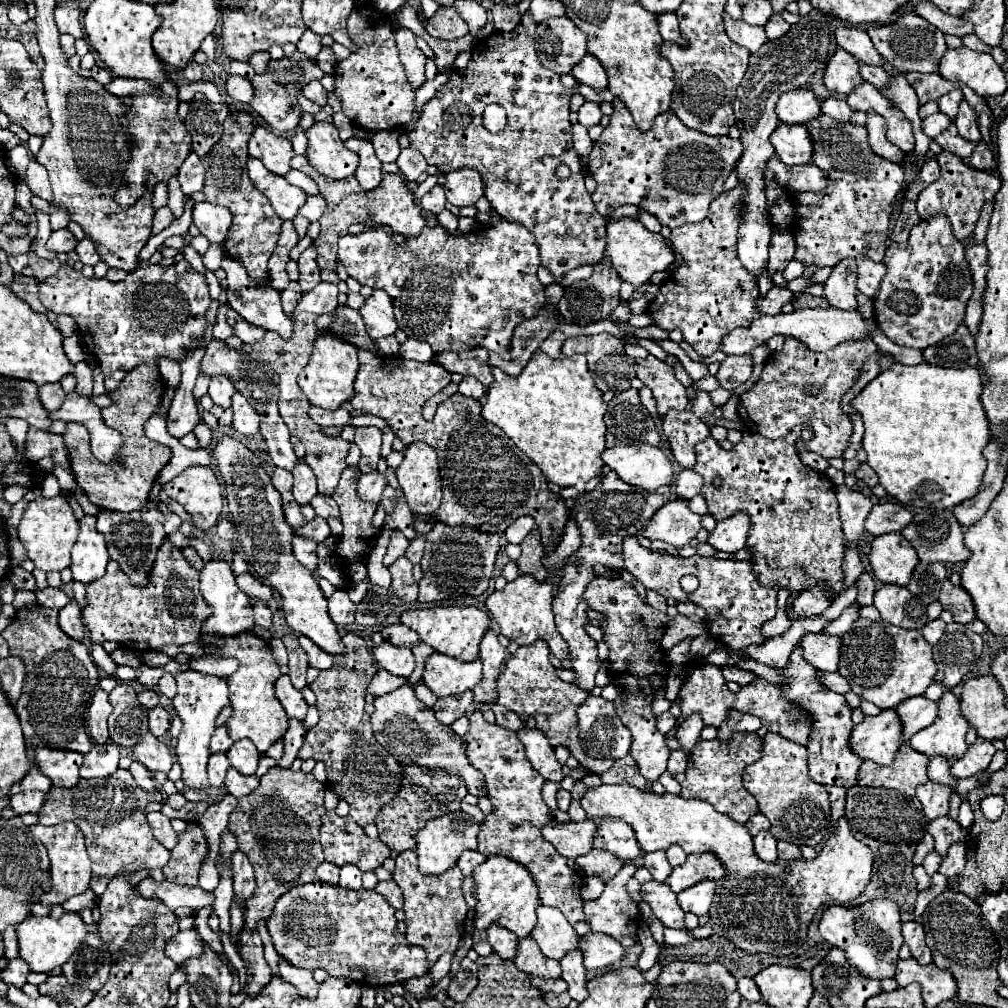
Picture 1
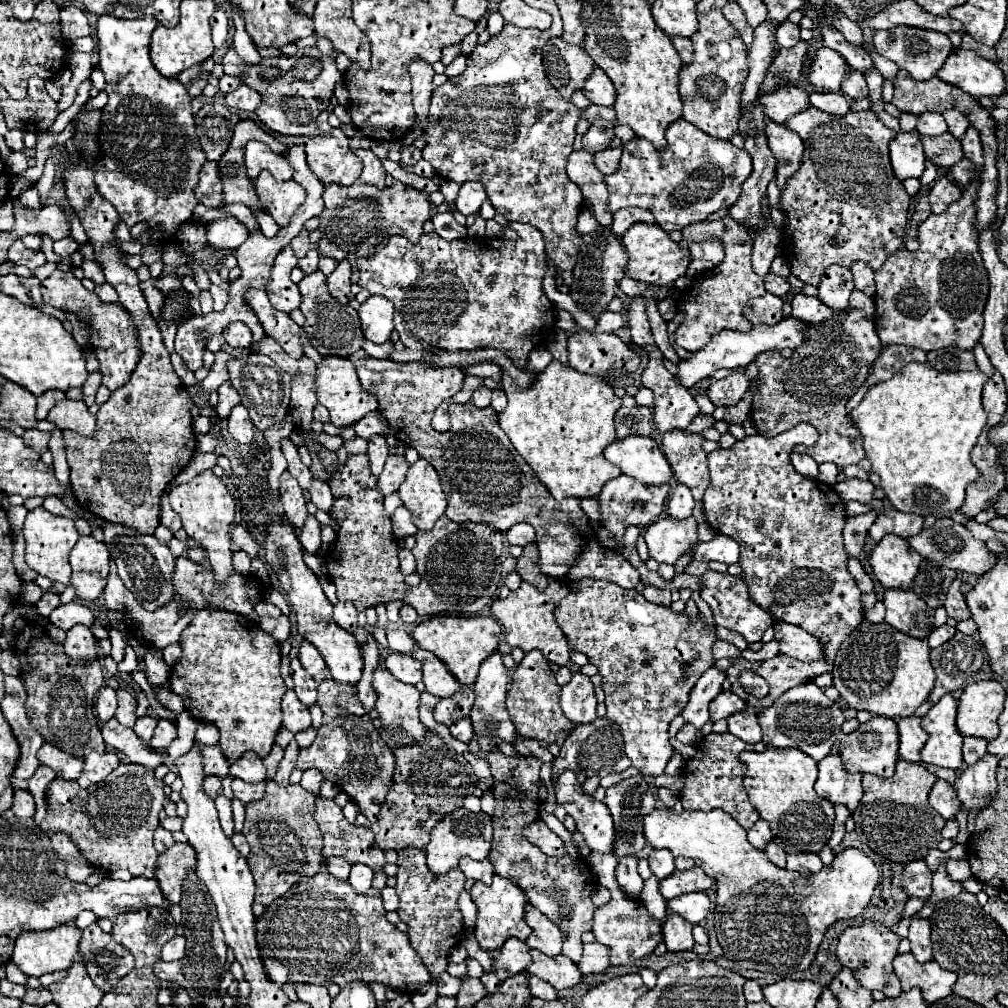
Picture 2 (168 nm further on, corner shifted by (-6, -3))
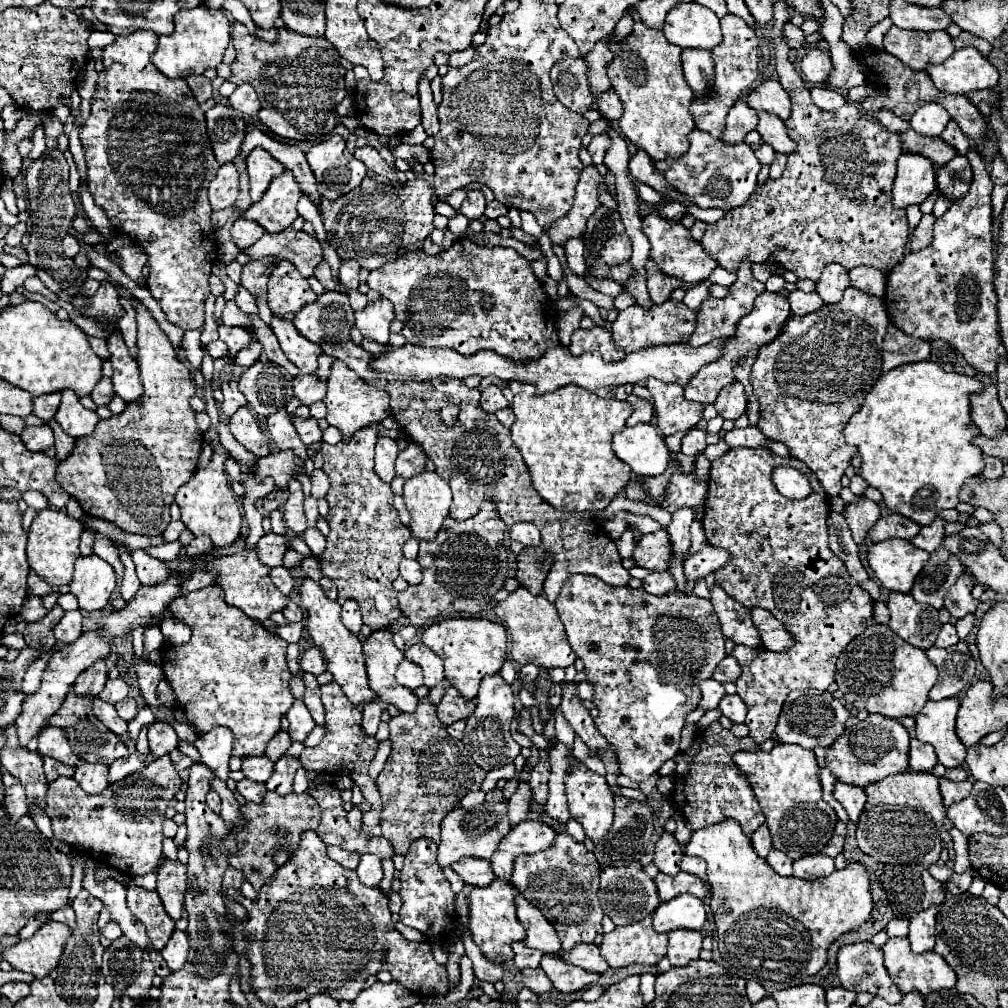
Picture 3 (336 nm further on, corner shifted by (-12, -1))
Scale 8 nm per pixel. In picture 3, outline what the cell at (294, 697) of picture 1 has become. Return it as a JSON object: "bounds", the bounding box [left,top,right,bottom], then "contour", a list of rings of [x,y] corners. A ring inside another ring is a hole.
{"bounds":[286,701,316,741],"contour":[[[294,701],[294,705],[286,713],[286,717],[290,721],[288,735],[290,735],[292,741],[304,741],[306,735],[316,727],[314,719],[310,717],[310,711],[304,707],[302,701]]]}

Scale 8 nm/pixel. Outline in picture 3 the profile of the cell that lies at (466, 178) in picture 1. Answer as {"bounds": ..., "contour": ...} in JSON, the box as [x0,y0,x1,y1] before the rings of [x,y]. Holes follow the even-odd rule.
{"bounds":[460,191,486,219],"contour":[[[468,191],[468,197],[464,199],[460,213],[466,215],[468,219],[478,219],[484,215],[484,207],[486,207],[486,199],[482,191]]]}

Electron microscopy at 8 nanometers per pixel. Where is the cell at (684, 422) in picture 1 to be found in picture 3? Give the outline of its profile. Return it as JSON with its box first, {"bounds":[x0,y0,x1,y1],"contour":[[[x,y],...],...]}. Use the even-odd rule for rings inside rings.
{"bounds":[660,463,706,513],"contour":[[[674,463],[674,473],[670,479],[670,485],[666,487],[664,499],[660,501],[660,507],[666,509],[668,513],[674,513],[676,509],[682,507],[698,507],[704,505],[706,501],[706,483],[698,483],[696,475],[684,475]]]}

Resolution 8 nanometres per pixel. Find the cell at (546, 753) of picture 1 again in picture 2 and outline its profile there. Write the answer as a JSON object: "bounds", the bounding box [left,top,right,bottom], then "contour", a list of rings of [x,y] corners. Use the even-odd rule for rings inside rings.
{"bounds":[554,769,616,853],"contour":[[[570,769],[562,771],[560,777],[554,779],[554,791],[558,803],[562,803],[574,817],[588,847],[598,853],[614,853],[616,829],[606,803],[584,795],[582,785],[576,781],[576,773]]]}

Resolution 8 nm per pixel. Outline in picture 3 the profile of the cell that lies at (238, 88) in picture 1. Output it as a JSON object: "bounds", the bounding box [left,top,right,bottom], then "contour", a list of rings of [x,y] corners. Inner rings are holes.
{"bounds":[228,83,260,117],"contour":[[[246,83],[246,85],[238,85],[236,91],[228,97],[228,103],[230,103],[234,109],[242,111],[244,115],[248,115],[248,117],[256,117],[258,111],[260,111],[258,95],[256,95],[254,87],[248,85],[248,83]]]}

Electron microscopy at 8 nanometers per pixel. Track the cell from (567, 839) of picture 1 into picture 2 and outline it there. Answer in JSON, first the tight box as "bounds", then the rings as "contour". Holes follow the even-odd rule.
{"bounds":[522,821,566,857],"contour":[[[544,821],[530,823],[522,833],[526,833],[526,839],[530,839],[530,843],[536,845],[542,853],[546,853],[550,857],[564,857],[566,855],[564,841],[554,831],[550,831]]]}

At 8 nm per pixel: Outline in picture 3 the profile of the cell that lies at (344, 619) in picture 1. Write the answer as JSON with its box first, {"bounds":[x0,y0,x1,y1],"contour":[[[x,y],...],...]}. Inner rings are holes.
{"bounds":[342,601,362,635],"contour":[[[346,601],[342,605],[342,621],[348,627],[348,631],[352,631],[354,635],[360,633],[362,627],[362,615],[360,615],[360,607],[356,601]]]}

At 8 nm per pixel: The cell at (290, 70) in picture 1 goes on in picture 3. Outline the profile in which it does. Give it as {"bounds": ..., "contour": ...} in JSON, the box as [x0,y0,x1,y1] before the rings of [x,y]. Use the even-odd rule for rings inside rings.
{"bounds":[228,21,346,141],"contour":[[[234,21],[232,45],[236,47],[236,61],[228,81],[234,85],[250,83],[260,99],[258,119],[274,135],[292,141],[318,141],[322,135],[334,131],[338,123],[336,107],[346,97],[340,53],[324,37],[304,37],[282,27],[274,43],[262,41],[248,33],[248,29]]]}

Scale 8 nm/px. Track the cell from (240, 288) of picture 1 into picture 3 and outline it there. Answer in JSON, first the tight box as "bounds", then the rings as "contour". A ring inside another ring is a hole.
{"bounds":[272,317,322,373],"contour":[[[272,317],[272,329],[288,361],[292,361],[302,373],[314,373],[318,369],[318,357],[322,355],[320,345],[310,343],[302,335],[296,335],[292,321],[282,321],[278,317]]]}

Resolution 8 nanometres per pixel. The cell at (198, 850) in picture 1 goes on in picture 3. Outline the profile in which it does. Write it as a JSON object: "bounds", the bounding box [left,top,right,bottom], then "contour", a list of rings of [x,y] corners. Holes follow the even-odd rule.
{"bounds":[156,859,186,921],"contour":[[[166,859],[158,869],[156,893],[160,895],[162,905],[166,913],[172,917],[172,921],[178,921],[182,915],[184,891],[186,891],[186,867],[180,861]]]}

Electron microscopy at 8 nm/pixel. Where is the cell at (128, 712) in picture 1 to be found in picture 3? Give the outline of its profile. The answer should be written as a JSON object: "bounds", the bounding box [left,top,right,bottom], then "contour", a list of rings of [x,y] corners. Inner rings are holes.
{"bounds":[116,697,138,721],"contour":[[[128,697],[128,699],[120,701],[120,703],[116,703],[116,711],[124,721],[132,721],[136,717],[136,713],[138,713],[138,707],[136,707],[136,701]]]}

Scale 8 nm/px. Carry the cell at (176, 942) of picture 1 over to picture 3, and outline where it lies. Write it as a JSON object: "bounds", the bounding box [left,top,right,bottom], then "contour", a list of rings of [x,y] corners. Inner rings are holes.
{"bounds":[160,931,188,971],"contour":[[[174,931],[174,935],[166,943],[166,947],[160,951],[160,955],[164,957],[164,961],[168,963],[168,967],[172,971],[178,971],[186,963],[186,955],[188,955],[188,935],[184,931]]]}

